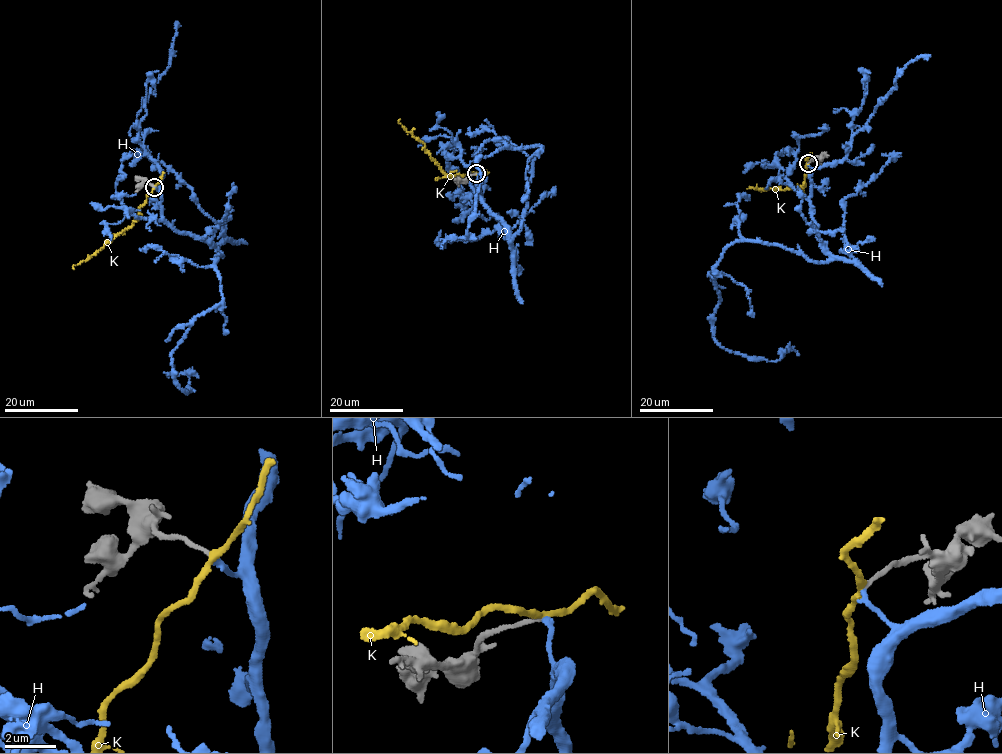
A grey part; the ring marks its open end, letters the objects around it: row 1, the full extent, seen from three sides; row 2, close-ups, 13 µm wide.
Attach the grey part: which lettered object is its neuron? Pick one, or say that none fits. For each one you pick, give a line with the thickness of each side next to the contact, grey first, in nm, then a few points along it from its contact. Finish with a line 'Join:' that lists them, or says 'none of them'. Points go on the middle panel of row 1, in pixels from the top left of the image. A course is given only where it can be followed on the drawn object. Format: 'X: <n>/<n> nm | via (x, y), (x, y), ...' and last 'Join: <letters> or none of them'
H: 160/220 nm | via (476, 174), (474, 190), (499, 216), (509, 245), (542, 147), (477, 158), (467, 236), (441, 248)
Join: H

